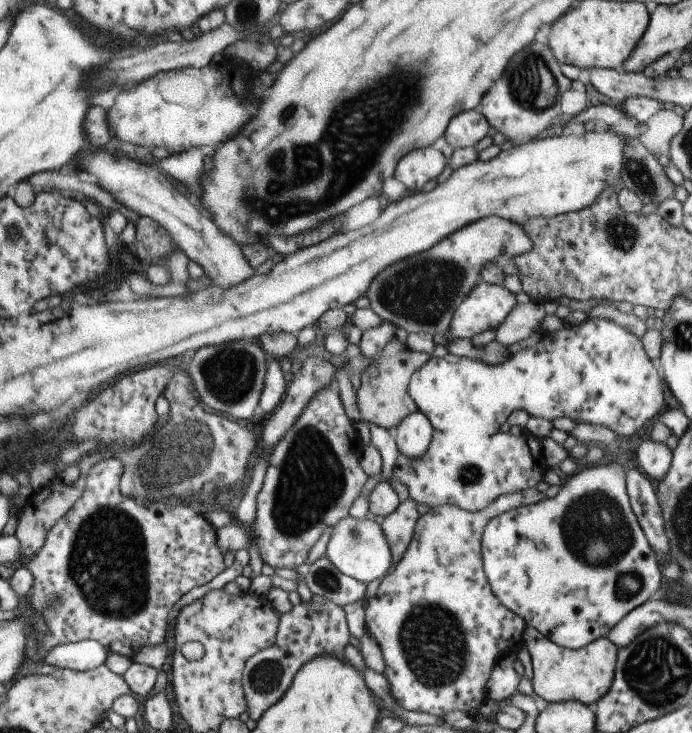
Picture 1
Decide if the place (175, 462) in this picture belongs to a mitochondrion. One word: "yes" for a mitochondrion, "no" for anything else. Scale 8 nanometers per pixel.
yes

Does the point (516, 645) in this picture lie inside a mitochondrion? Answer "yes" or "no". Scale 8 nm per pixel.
no

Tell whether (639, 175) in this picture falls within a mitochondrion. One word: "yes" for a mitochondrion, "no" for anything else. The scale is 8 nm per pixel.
yes

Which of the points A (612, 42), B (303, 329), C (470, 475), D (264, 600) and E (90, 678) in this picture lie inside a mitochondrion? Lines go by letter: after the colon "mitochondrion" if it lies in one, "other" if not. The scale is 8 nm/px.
A: other
B: other
C: mitochondrion
D: other
E: other

